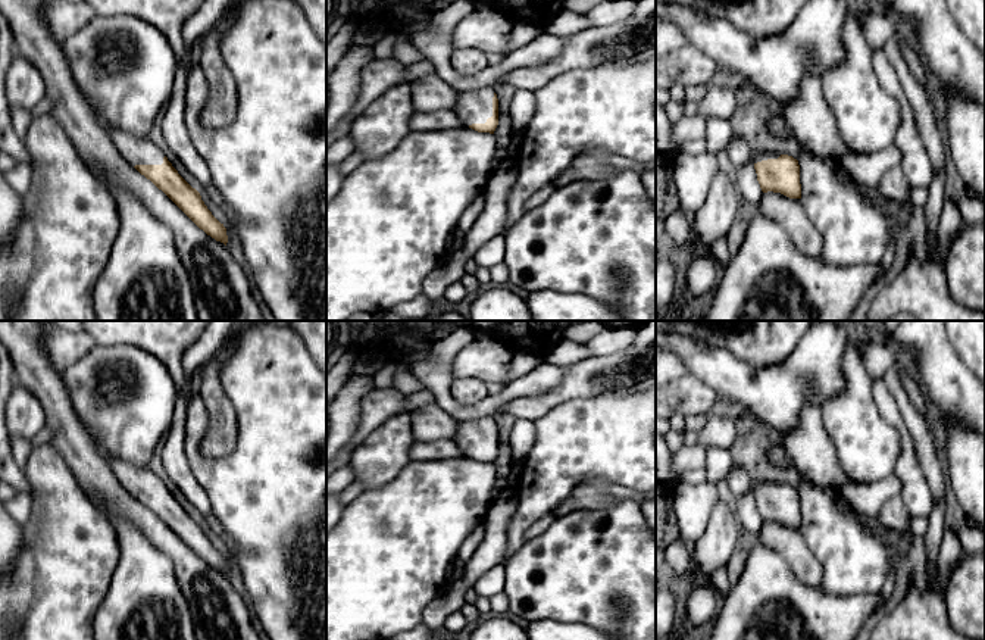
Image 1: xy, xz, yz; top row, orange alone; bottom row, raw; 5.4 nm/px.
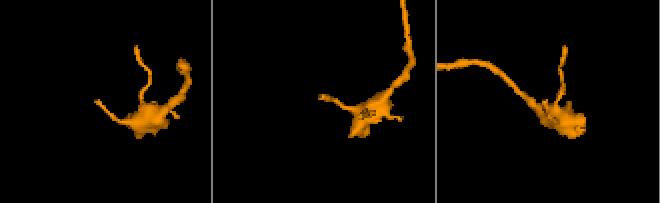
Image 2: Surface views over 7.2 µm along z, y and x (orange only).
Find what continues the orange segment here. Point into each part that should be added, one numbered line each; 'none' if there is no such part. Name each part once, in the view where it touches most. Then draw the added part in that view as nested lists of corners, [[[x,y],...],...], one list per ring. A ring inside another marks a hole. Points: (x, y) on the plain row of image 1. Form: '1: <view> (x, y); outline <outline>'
1: xz (474, 436); outline [[[479,416],[475,419],[457,419],[457,431],[453,441],[462,456],[485,453],[492,446],[494,416]]]

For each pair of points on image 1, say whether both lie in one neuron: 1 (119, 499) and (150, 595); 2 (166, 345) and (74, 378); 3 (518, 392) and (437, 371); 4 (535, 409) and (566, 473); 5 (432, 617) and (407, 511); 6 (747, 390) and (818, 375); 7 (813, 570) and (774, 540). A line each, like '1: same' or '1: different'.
1: different
2: different
3: same
4: different
5: different
6: same
7: same

